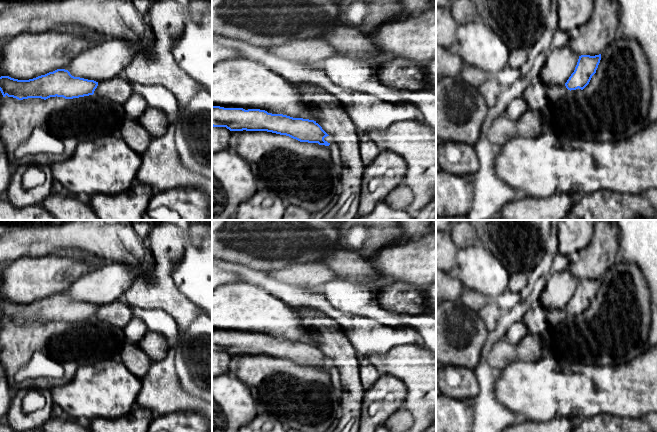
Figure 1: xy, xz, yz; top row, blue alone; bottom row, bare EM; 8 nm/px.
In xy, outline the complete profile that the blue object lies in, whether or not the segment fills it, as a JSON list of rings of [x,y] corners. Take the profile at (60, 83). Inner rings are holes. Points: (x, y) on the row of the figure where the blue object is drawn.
[[[57,69],[29,80],[18,80],[9,76],[0,77],[0,91],[5,97],[18,100],[28,98],[48,99],[63,97],[73,99],[93,95],[98,82],[74,77],[68,70]]]

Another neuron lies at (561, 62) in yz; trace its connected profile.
[[[568,44],[553,49],[544,63],[537,80],[544,86],[563,85],[577,65],[579,55]]]

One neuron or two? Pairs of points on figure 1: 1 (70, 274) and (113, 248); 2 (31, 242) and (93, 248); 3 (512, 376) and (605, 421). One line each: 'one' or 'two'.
1: two
2: one
3: two

